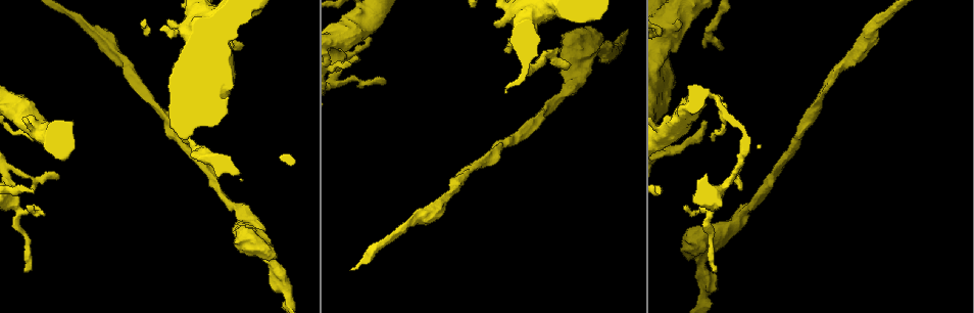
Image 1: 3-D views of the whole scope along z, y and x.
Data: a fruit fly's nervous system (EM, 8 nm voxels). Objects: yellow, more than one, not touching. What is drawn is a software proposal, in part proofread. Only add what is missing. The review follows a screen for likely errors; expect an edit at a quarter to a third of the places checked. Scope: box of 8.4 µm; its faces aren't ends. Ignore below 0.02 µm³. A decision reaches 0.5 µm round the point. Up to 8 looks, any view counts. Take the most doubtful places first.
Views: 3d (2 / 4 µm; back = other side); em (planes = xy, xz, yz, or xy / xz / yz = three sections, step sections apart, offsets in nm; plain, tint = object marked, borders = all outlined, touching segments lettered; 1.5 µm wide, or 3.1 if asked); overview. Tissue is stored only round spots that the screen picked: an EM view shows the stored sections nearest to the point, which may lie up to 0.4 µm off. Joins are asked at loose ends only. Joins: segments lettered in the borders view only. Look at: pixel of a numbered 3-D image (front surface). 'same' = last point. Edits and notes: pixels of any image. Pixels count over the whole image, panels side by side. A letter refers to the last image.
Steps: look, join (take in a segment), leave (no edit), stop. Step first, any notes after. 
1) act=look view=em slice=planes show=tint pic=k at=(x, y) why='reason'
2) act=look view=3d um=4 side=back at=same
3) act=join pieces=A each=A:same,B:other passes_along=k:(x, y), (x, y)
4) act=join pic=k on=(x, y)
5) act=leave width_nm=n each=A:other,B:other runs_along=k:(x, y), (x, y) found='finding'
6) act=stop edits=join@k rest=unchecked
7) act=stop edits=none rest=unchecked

act=look view=3d um=2 pic=1 at=(704, 121) why='thin end'

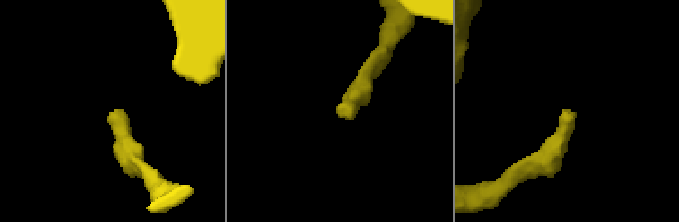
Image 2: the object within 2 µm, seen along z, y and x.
act=look view=em slice=planes show=plain pic=2 at=(567, 114)

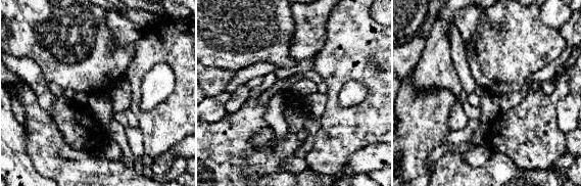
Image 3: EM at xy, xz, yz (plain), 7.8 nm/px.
act=look view=em slice=planes show=borders at=same why='what lies round it'

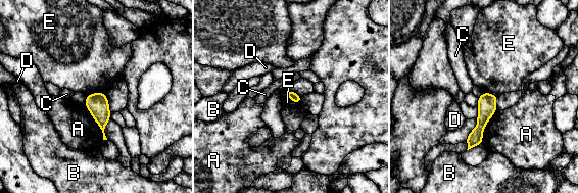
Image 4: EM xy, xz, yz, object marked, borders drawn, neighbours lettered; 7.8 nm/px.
act=leave each=A:other,B:other,C:other,D:other,E:other border=4:(284, 92), (286, 96), (299, 104) found='none of them fits'

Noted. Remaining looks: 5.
act=look view=3d um=2 pic=1 at=(687, 207) why='an open end'

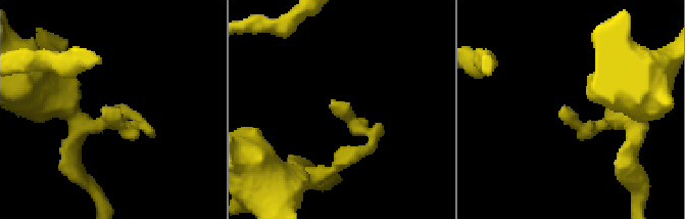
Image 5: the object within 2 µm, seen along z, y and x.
act=look view=em slice=planes show=borders pic=5 at=(101, 110)

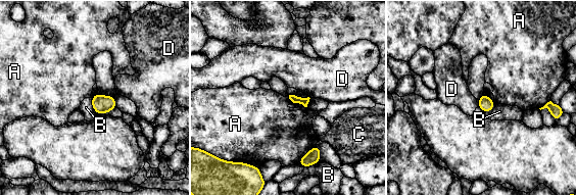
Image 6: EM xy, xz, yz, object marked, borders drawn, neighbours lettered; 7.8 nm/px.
act=leave each=A:other,B:other,C:other,D:other border=6:(91, 98), (91, 104), (95, 112) found='no lettered segment goes on from it'

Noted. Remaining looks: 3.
act=look view=em slice=planes show=borders pic=1 at=(385, 81)

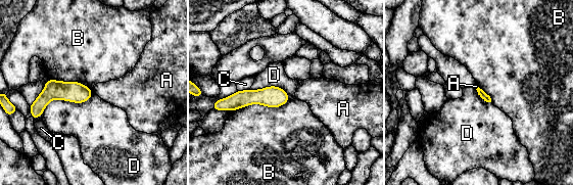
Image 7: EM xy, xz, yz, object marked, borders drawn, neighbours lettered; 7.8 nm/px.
act=leave longest_contact=B:480nm each=A:other,B:other,C:other,D:other found='none of them fits'

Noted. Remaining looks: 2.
act=stop edits=none rest=unchecked

